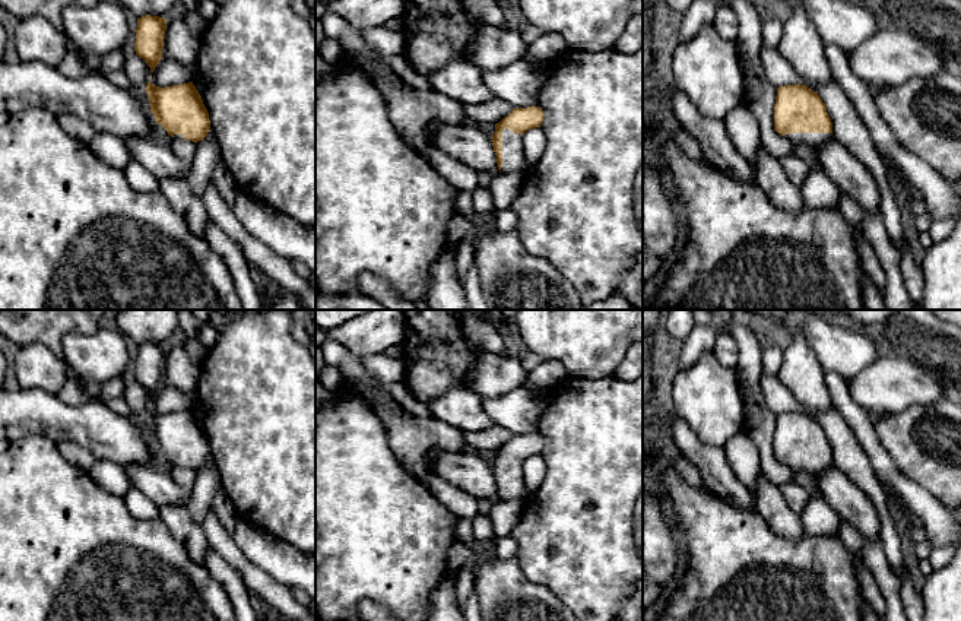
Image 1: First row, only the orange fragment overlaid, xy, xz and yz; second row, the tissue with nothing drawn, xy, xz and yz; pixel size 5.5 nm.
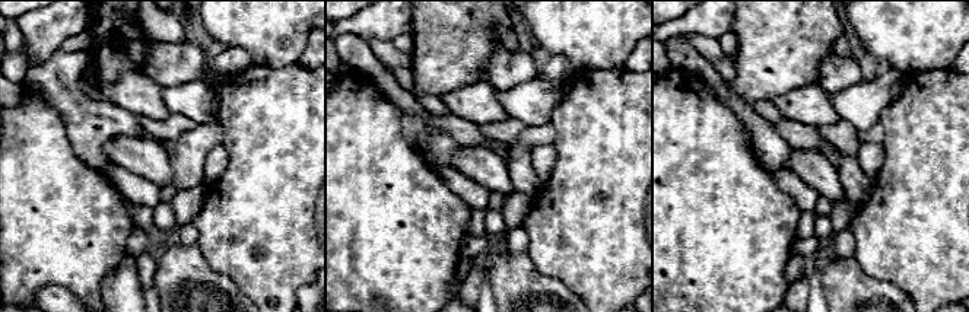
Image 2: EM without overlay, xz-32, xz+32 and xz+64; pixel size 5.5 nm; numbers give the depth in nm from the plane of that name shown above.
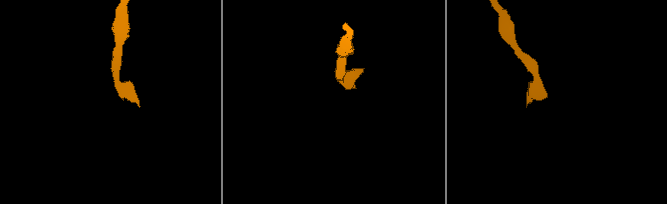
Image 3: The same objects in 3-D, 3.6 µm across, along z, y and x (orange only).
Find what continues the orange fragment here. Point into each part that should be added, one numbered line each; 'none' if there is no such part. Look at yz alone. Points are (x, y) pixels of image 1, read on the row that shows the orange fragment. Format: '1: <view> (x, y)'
1: yz (815, 141)

